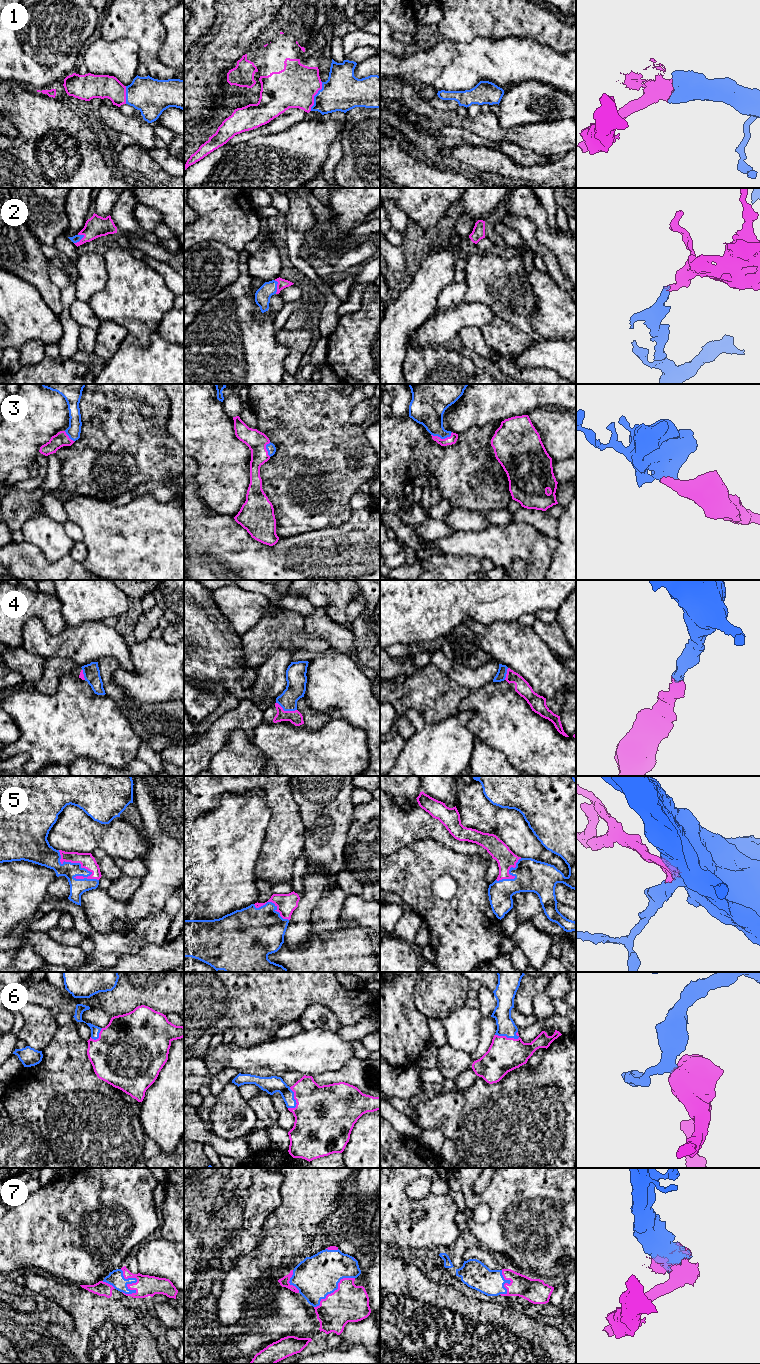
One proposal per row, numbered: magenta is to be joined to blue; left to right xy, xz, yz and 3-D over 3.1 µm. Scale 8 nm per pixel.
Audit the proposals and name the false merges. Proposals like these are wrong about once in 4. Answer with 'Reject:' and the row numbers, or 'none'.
Reject: none

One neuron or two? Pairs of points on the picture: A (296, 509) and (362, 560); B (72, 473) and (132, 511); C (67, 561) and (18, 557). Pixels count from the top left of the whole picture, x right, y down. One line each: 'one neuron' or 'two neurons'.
A: two neurons
B: two neurons
C: one neuron

